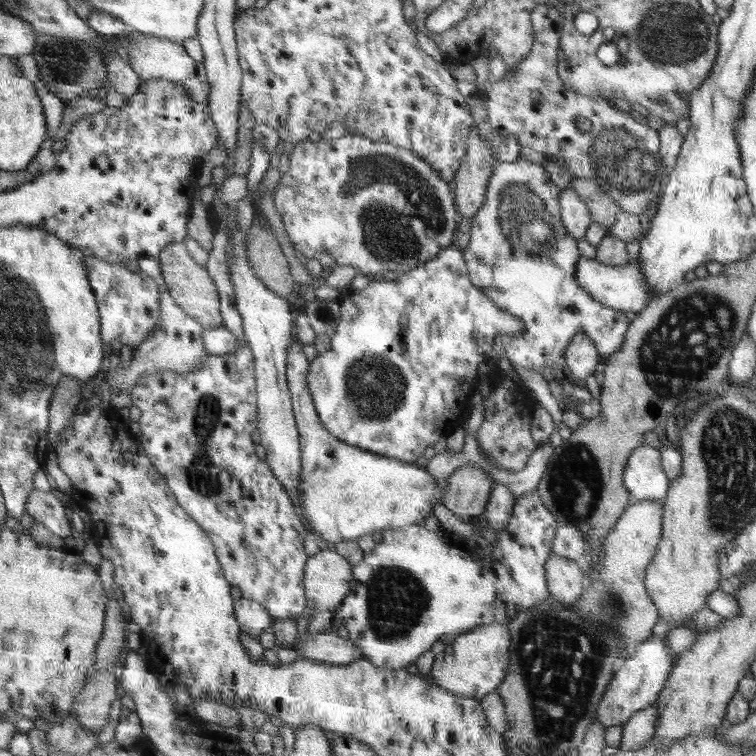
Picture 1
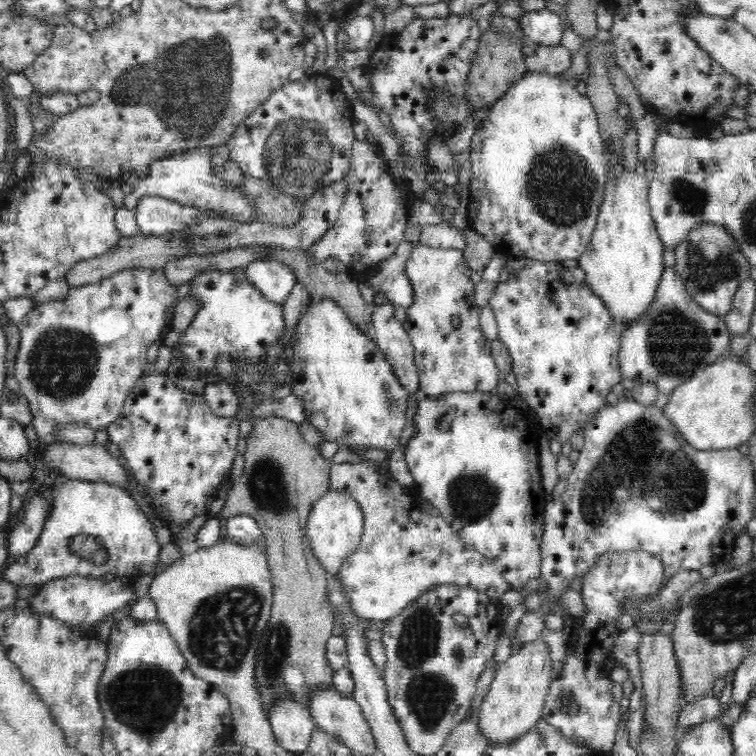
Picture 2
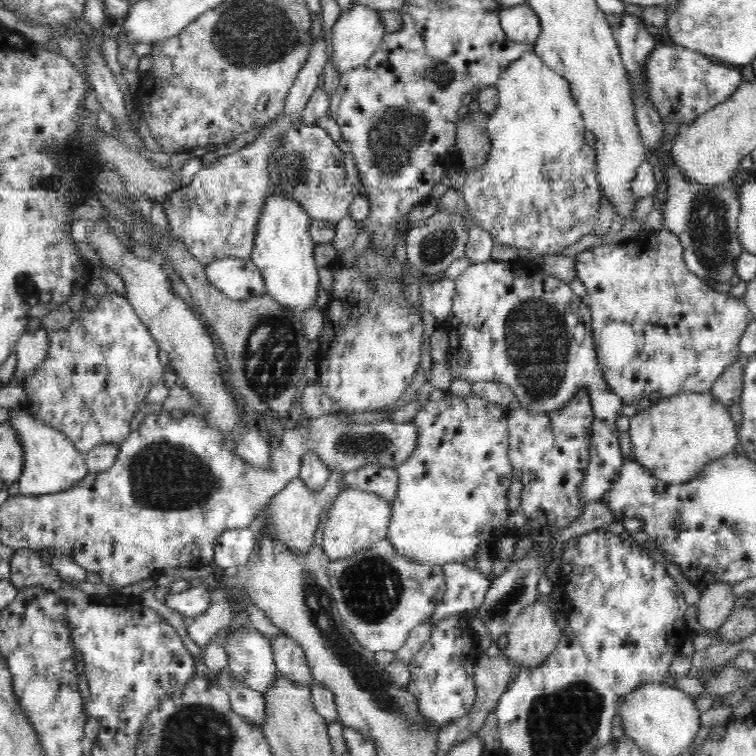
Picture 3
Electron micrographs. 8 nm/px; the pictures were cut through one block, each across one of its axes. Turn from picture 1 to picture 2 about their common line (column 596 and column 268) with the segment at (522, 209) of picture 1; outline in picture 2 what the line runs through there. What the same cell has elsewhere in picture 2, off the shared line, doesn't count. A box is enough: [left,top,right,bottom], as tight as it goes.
[178,267,284,374]

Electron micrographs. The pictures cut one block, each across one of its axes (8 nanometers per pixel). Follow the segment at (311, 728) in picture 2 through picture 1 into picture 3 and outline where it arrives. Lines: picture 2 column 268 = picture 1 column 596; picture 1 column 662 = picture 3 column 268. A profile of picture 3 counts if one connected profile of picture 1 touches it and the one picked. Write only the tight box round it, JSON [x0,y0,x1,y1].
[227,631,278,694]

